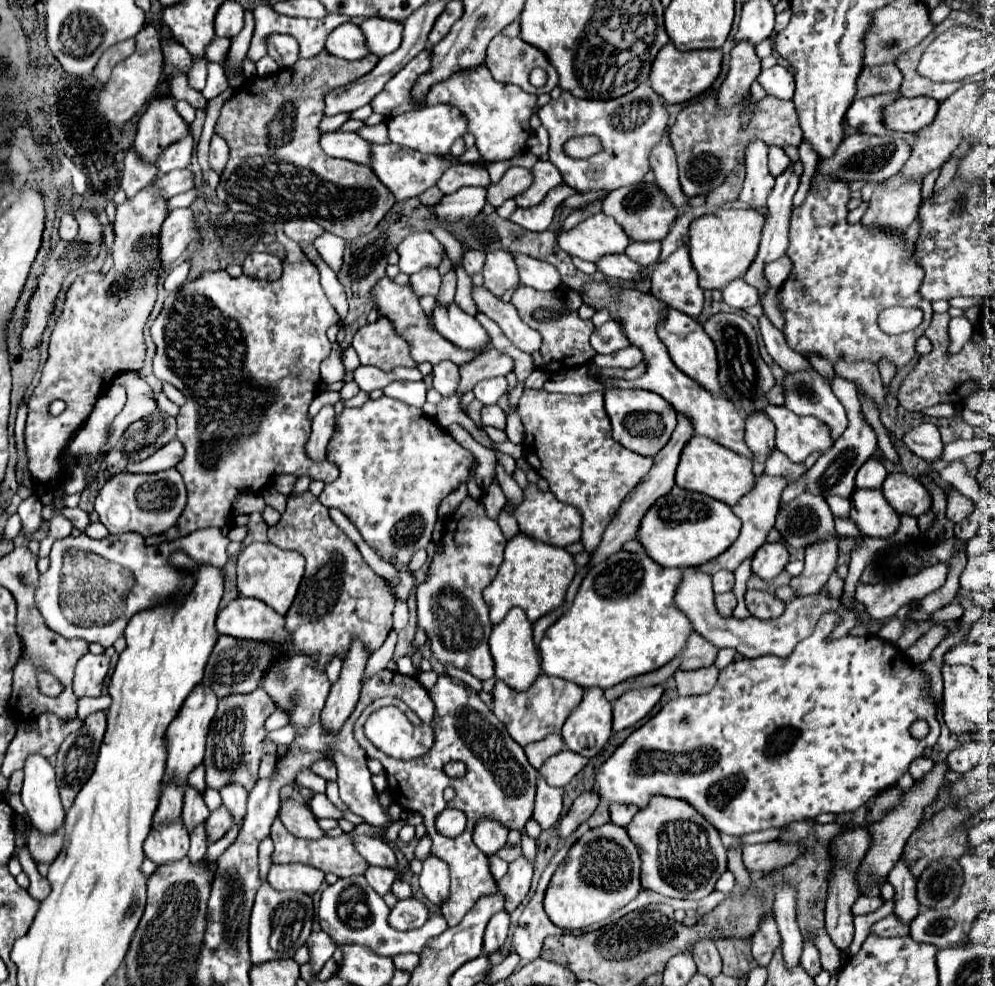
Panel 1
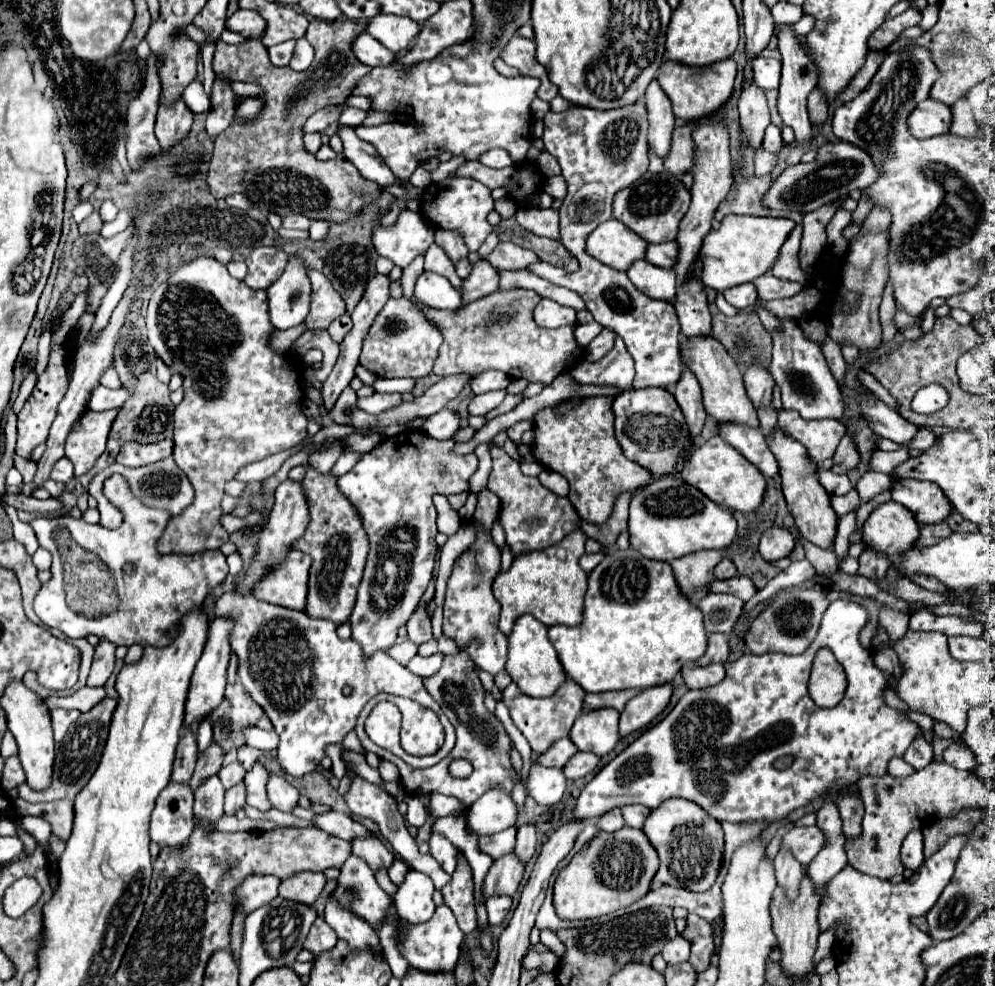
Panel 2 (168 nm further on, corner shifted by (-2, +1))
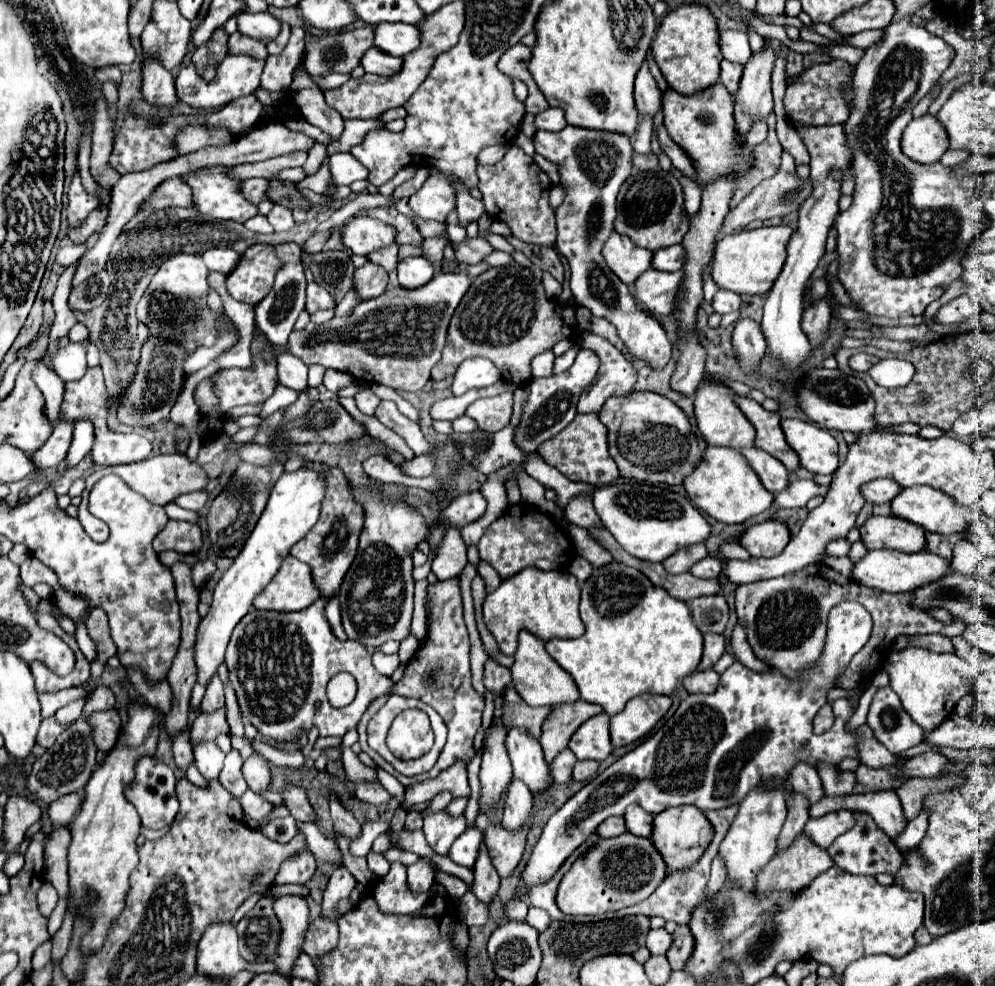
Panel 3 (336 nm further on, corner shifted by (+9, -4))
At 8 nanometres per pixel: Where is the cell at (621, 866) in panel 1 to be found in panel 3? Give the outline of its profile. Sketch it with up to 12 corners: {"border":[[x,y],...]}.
{"border":[[652,838],[600,840],[564,874],[564,914],[646,900],[666,878]]}

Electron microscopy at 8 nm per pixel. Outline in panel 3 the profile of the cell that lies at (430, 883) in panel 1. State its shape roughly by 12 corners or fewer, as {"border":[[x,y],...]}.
{"border":[[446,810],[424,816],[430,848],[448,854],[454,838],[466,830],[466,818]]}

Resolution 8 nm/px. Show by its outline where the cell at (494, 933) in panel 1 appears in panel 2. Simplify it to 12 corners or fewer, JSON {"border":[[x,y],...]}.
{"border":[[489,897],[489,925],[503,923],[511,909],[511,897]]}

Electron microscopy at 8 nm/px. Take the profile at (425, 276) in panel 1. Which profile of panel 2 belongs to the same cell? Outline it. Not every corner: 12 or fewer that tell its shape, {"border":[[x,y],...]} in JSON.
{"border":[[441,247],[425,253],[425,271],[439,273],[461,292],[462,279]]}

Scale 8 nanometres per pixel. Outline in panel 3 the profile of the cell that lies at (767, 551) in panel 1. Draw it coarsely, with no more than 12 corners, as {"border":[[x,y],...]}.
{"border":[[782,520],[748,528],[740,544],[752,556],[778,556],[790,530]]}

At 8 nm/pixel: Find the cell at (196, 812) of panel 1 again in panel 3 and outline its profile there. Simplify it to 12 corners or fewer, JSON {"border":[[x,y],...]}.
{"border":[[226,710],[200,712],[190,738],[226,734]]}

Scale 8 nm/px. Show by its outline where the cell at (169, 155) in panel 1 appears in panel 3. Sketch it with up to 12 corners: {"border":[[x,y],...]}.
{"border":[[158,56],[144,60],[144,98],[176,104],[172,74]]}

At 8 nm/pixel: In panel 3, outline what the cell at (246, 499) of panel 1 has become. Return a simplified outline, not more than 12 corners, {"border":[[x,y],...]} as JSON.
{"border":[[206,492],[178,496],[180,508],[198,510],[206,504]]}

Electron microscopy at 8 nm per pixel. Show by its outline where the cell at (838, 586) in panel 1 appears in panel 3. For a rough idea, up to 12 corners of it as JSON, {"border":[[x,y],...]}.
{"border":[[890,478],[864,484],[872,504],[892,502],[900,492]]}

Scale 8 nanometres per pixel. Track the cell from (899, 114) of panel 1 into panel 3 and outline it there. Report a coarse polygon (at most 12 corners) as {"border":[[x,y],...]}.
{"border":[[934,116],[912,120],[902,154],[918,164],[938,162],[948,134]]}

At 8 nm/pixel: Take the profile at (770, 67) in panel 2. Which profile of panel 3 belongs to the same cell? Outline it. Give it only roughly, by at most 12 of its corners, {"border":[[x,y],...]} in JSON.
{"border":[[718,30],[722,56],[744,64],[752,56],[746,32]]}

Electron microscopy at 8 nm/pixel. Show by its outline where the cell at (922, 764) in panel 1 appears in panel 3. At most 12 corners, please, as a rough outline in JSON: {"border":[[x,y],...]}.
{"border":[[892,688],[876,692],[868,726],[892,754],[924,738]]}

